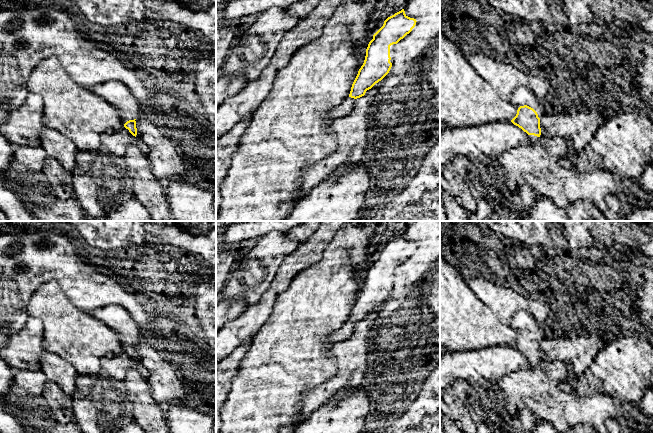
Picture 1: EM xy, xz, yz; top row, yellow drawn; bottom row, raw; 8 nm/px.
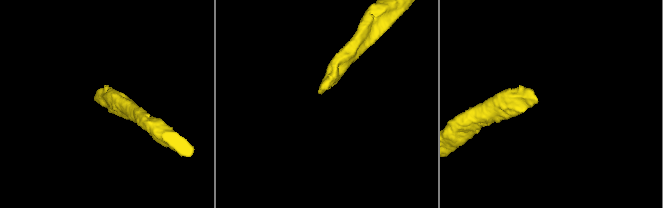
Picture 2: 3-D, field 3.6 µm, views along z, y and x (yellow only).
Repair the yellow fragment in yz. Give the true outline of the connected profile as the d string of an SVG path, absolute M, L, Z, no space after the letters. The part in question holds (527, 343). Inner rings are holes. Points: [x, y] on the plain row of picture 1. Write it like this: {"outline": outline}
{"outline": "M519 311L513 315L510 326L518 331L511 346L528 359L540 361L540 342L545 338L544 324L537 322L529 312Z"}

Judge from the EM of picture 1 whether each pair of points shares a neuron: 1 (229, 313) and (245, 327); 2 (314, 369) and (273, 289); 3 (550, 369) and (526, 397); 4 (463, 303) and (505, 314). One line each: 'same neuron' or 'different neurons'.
1: different neurons
2: different neurons
3: different neurons
4: different neurons

